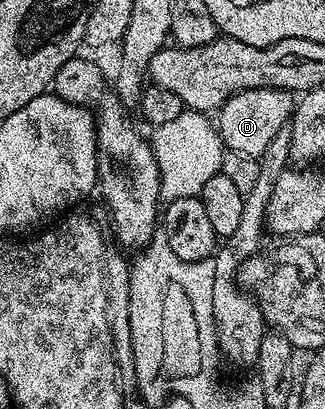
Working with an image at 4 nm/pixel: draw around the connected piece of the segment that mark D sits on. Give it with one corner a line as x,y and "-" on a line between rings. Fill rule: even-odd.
248,89
231,95
231,99
223,102
215,113
215,128
221,134
222,146
230,153
242,153
260,159
271,139
275,139
275,135
279,135
279,131
290,124
294,104
294,94
288,93
286,89

